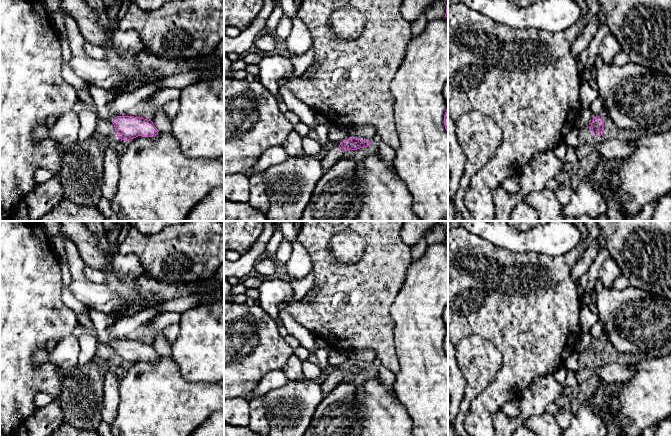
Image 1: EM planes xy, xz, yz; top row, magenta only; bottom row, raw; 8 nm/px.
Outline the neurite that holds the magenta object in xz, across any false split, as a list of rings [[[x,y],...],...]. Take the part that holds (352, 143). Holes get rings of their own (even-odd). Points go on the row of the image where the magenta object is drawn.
[[[349,138],[339,146],[333,147],[321,160],[321,164],[323,165],[324,171],[327,171],[331,168],[337,161],[342,158],[342,155],[345,150],[357,150],[363,147],[367,147],[371,144],[370,141],[361,140],[357,138]]]

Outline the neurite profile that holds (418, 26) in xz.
[[[431,3],[424,9],[421,15],[413,23],[411,23],[412,36],[416,37],[425,30],[428,23],[428,20],[426,18],[426,12],[430,6],[431,6]]]

